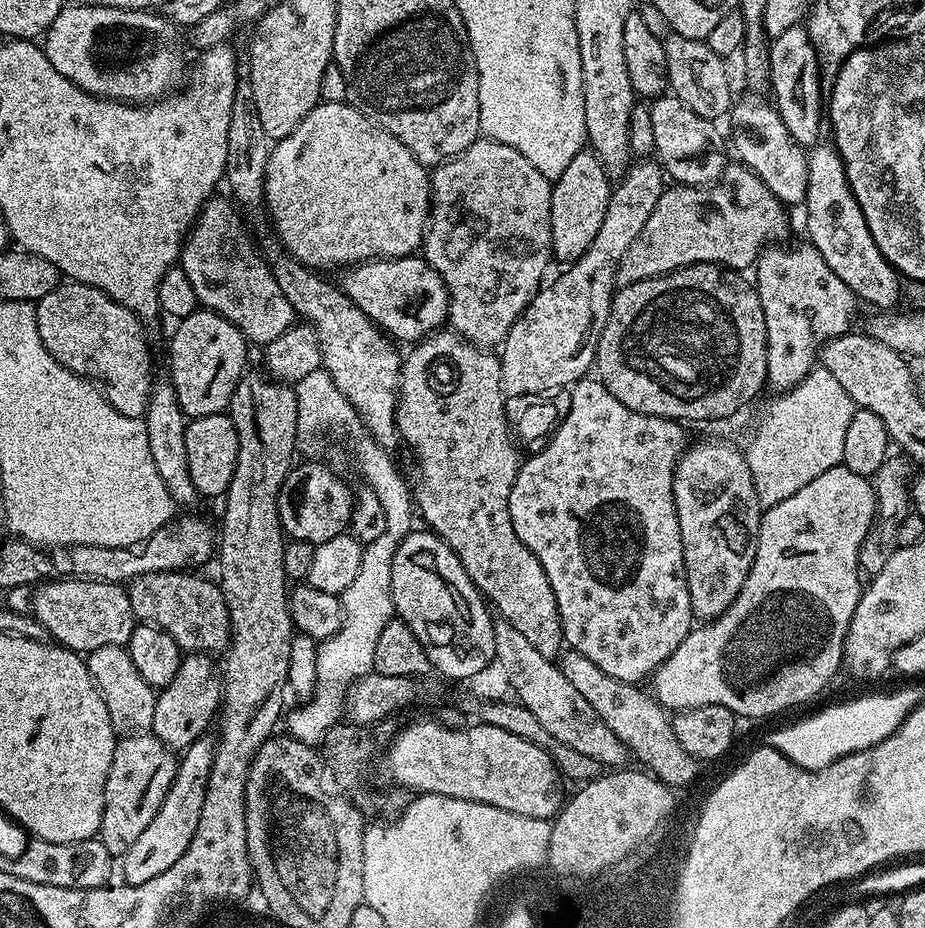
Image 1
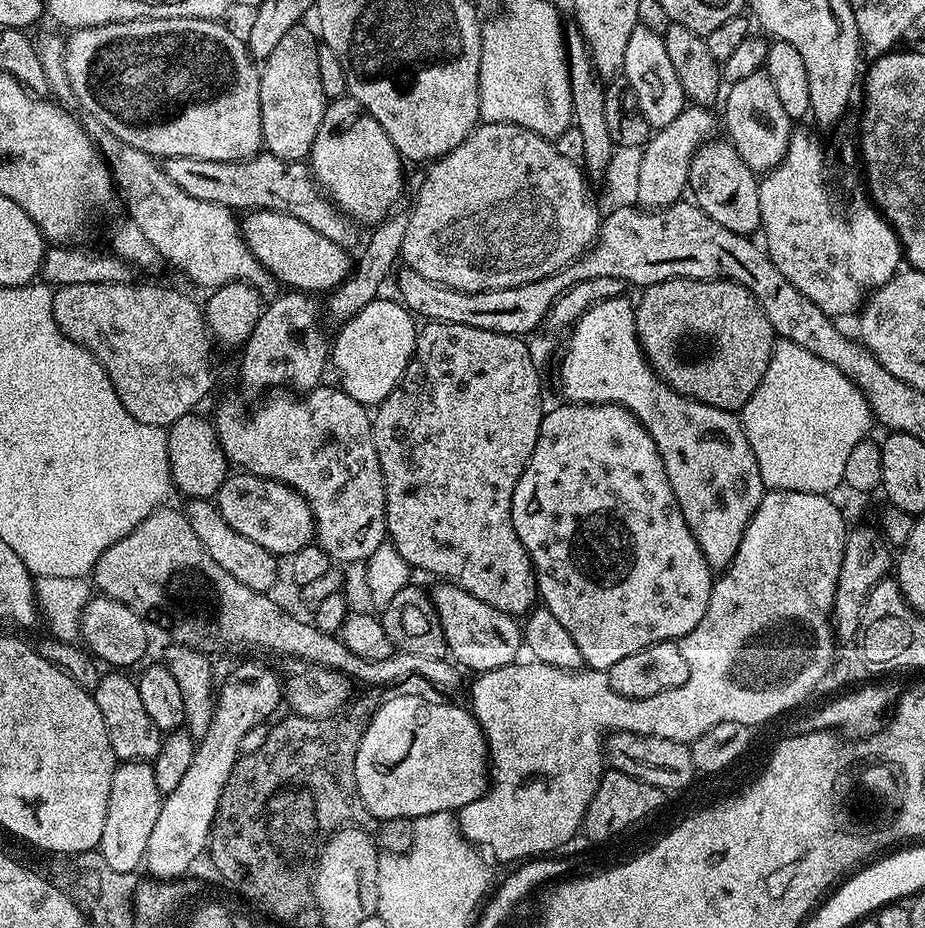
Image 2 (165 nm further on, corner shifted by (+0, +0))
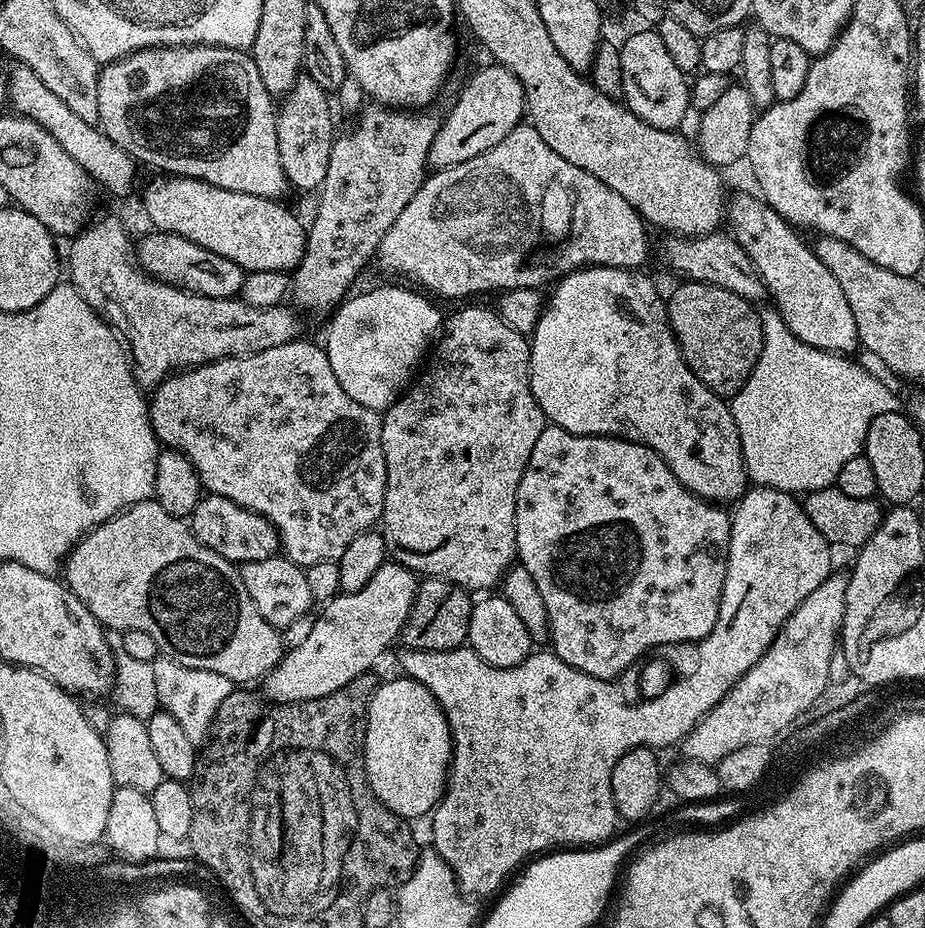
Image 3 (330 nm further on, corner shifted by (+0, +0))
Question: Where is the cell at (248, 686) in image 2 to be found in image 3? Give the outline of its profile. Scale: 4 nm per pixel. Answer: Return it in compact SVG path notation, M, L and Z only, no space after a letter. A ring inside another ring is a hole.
M385 562L370 578L370 582L357 593L343 593L327 601L324 608L313 622L313 630L306 642L300 646L287 649L280 658L280 663L263 677L264 692L272 699L273 705L297 704L303 700L322 698L326 694L334 694L346 682L358 678L363 672L375 669L376 659L391 646L397 643L398 637L403 633L404 623L412 609L418 587L417 573L404 568L395 562Z

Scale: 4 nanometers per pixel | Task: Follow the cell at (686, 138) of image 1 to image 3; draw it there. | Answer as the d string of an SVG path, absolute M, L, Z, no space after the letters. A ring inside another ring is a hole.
M736 196L727 201L726 224L732 227L729 228L730 235L742 246L742 250L746 250L750 262L754 262L767 295L776 299L775 311L780 313L786 326L790 326L790 330L802 342L827 352L851 353L851 348L858 344L854 314L850 310L850 302L846 302L846 294L842 294L842 286L838 286L838 278L834 278L834 274L830 274L830 270L818 262L809 241L807 244L793 225L783 220L764 199L753 196Z

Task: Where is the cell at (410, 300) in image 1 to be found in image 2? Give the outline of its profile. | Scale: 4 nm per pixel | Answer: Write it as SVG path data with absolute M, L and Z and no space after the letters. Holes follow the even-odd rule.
M281 212L247 213L242 220L242 235L246 246L258 258L273 280L289 289L309 294L331 293L332 289L344 283L354 268L354 260L338 242L330 242L330 238L322 238L318 230L306 226L306 222L298 222L298 218L290 218Z

